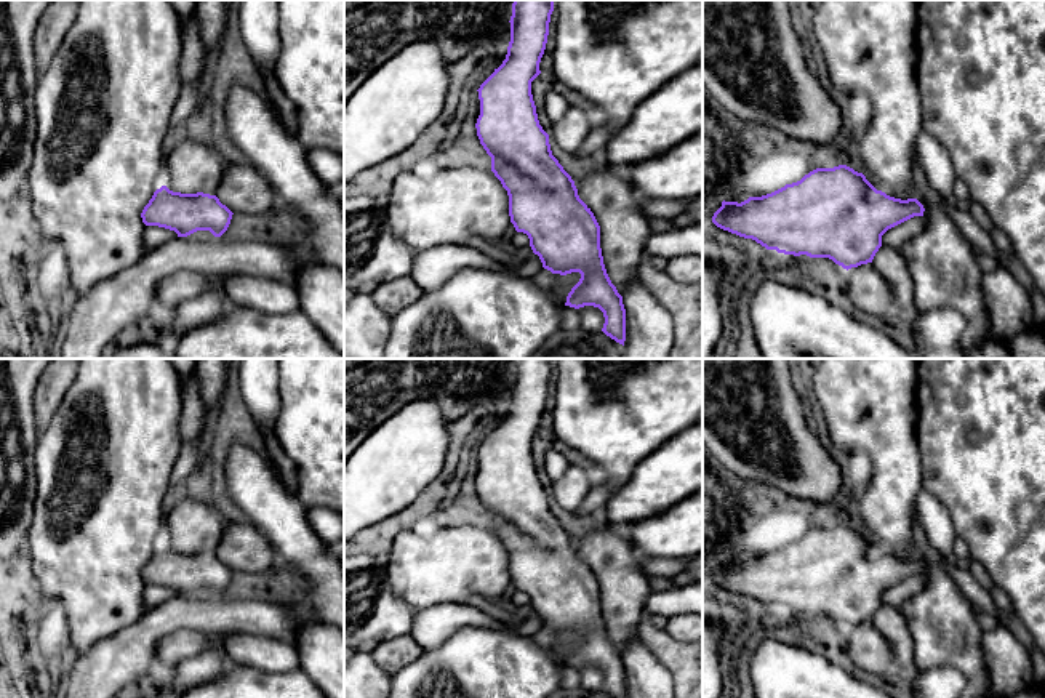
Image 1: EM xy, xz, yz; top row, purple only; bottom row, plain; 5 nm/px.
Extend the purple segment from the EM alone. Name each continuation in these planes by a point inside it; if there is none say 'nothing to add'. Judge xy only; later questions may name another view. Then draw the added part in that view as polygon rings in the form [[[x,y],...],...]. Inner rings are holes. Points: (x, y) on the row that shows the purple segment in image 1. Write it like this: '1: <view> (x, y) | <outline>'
1: xy (191, 167) | [[[178,134],[165,155],[166,187],[181,194],[216,195],[229,160],[211,144],[202,144]]]

